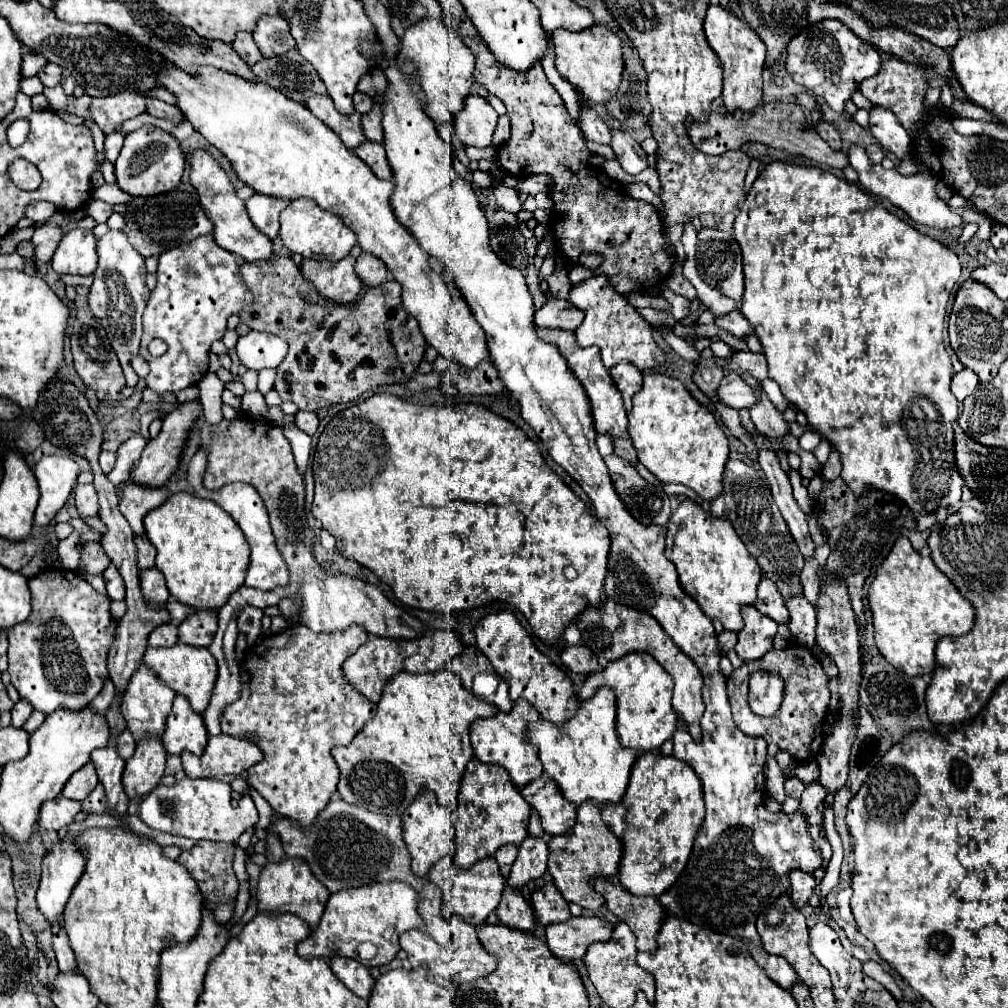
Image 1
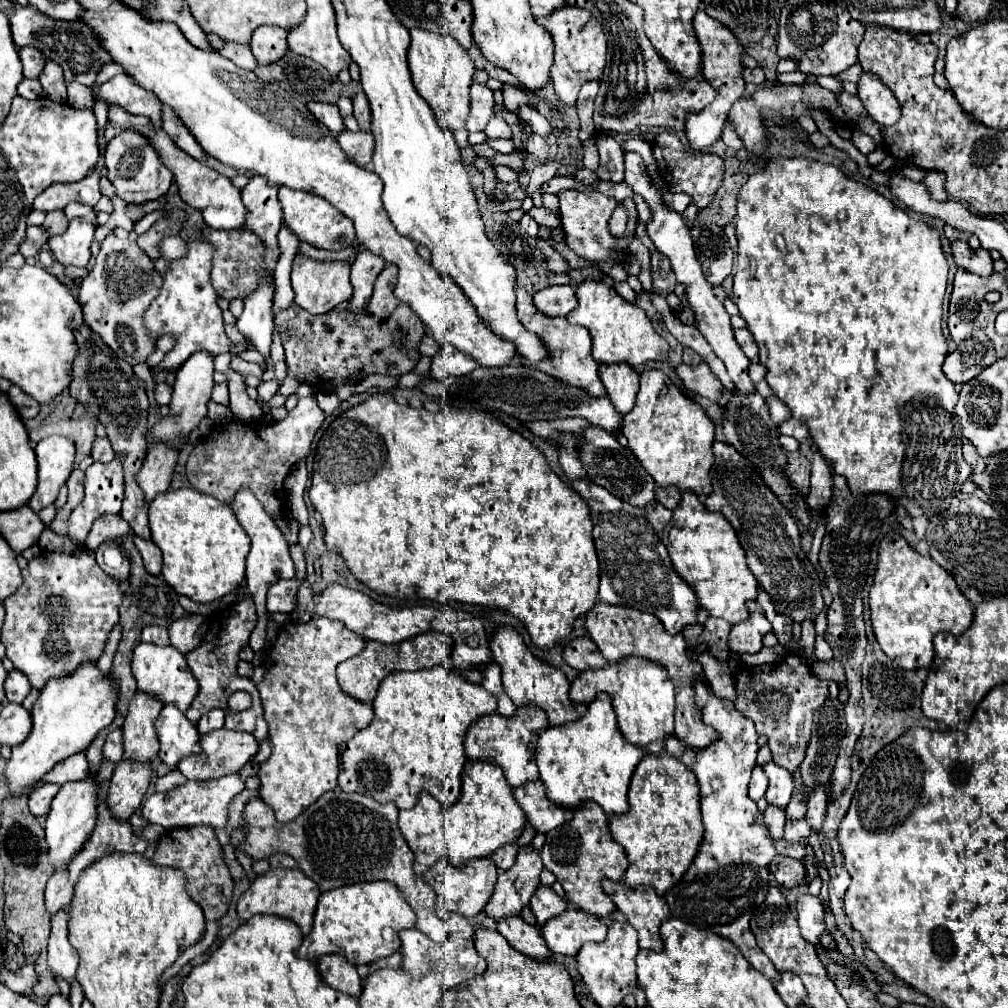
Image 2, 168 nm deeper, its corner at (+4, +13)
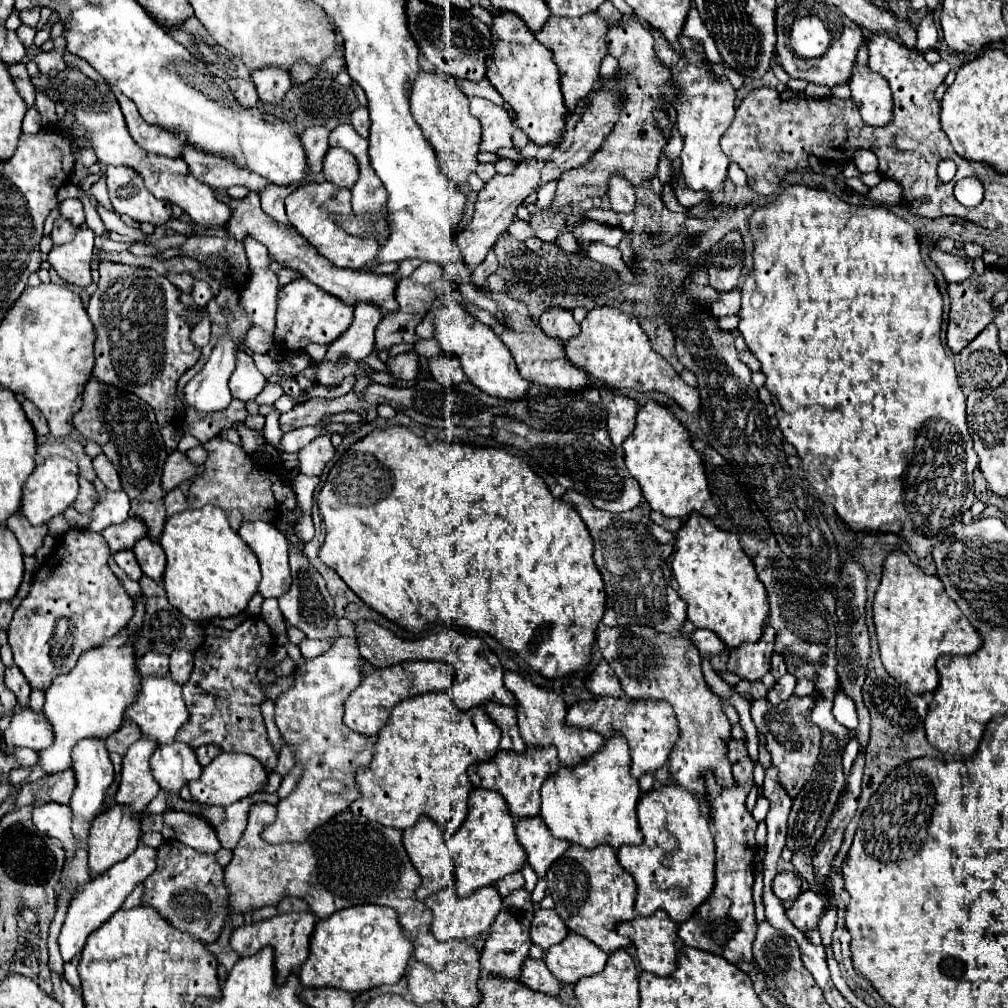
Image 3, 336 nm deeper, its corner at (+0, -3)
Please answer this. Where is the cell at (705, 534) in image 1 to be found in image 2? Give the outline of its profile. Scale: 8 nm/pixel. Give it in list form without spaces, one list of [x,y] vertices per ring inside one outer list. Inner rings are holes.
[[[682,492],[680,504],[674,508],[674,516],[664,528],[662,542],[668,548],[674,570],[694,588],[700,606],[706,608],[710,616],[724,618],[730,624],[748,618],[744,604],[756,600],[758,582],[746,564],[746,556],[732,524],[720,512],[706,510],[694,492]]]

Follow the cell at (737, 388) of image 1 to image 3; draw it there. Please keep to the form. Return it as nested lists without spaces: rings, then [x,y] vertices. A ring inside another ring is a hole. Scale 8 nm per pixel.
[[[600,306],[588,312],[588,316],[580,322],[580,336],[572,338],[566,344],[568,360],[582,368],[586,374],[602,380],[606,386],[614,390],[636,390],[636,392],[662,392],[676,400],[676,404],[684,412],[696,412],[700,406],[700,396],[696,388],[690,388],[676,370],[650,348],[648,336],[640,328],[638,320],[630,314],[620,312],[618,308]]]

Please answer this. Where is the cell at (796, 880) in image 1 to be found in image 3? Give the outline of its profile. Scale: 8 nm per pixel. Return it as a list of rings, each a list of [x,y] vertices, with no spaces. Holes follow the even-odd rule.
[[[780,872],[772,882],[772,890],[780,900],[794,900],[802,892],[802,878],[796,872]]]

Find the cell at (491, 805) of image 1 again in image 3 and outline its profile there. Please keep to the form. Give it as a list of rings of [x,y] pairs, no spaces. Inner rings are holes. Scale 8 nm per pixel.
[[[474,788],[470,792],[468,816],[458,832],[448,838],[448,850],[456,868],[456,894],[466,898],[482,886],[492,886],[502,876],[520,872],[526,854],[514,836],[514,818],[506,808],[506,800],[498,792]]]

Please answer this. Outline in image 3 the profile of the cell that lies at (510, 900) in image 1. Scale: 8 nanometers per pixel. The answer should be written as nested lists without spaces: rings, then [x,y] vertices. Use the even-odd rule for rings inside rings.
[[[528,958],[522,966],[520,982],[526,984],[534,992],[542,992],[542,994],[548,994],[548,996],[558,996],[560,994],[558,978],[546,968],[546,964],[542,960],[534,962],[534,960]]]

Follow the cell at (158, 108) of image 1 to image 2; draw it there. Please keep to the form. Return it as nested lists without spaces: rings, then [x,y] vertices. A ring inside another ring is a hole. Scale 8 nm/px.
[[[162,104],[162,128],[174,138],[174,142],[176,142],[184,152],[188,152],[190,156],[194,156],[196,160],[204,160],[204,152],[202,152],[200,144],[194,140],[194,136],[192,136],[190,130],[182,124],[182,120],[178,120],[176,112],[174,112],[168,104]]]

